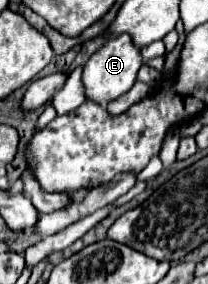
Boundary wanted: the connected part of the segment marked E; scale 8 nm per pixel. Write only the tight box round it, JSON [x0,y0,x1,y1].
[83,34,143,104]

